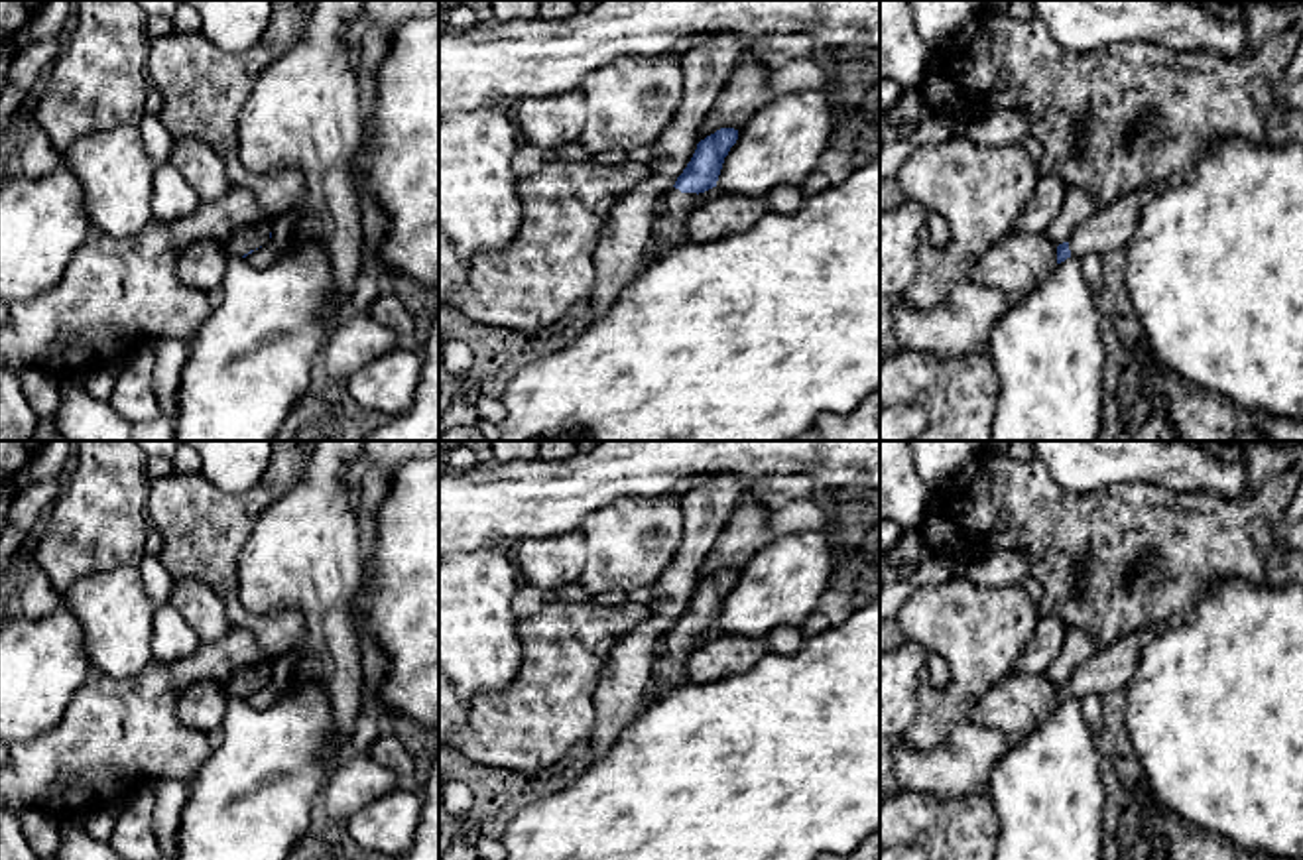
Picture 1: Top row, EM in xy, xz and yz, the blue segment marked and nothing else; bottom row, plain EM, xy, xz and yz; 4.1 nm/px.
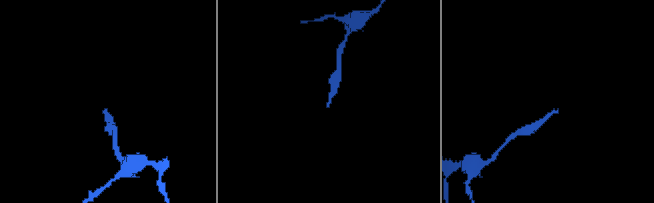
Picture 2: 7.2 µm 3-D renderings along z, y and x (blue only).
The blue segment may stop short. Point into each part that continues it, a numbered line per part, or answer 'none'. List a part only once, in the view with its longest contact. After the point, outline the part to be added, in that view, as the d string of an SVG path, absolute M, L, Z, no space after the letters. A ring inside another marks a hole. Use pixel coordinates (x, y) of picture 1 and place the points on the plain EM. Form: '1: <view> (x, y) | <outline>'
1: xz (670, 668) | M671 630L665 636L665 651L653 663L652 685L655 687L653 699L669 693L671 689L689 683L685 665L689 657L699 649L697 634L681 634Z

